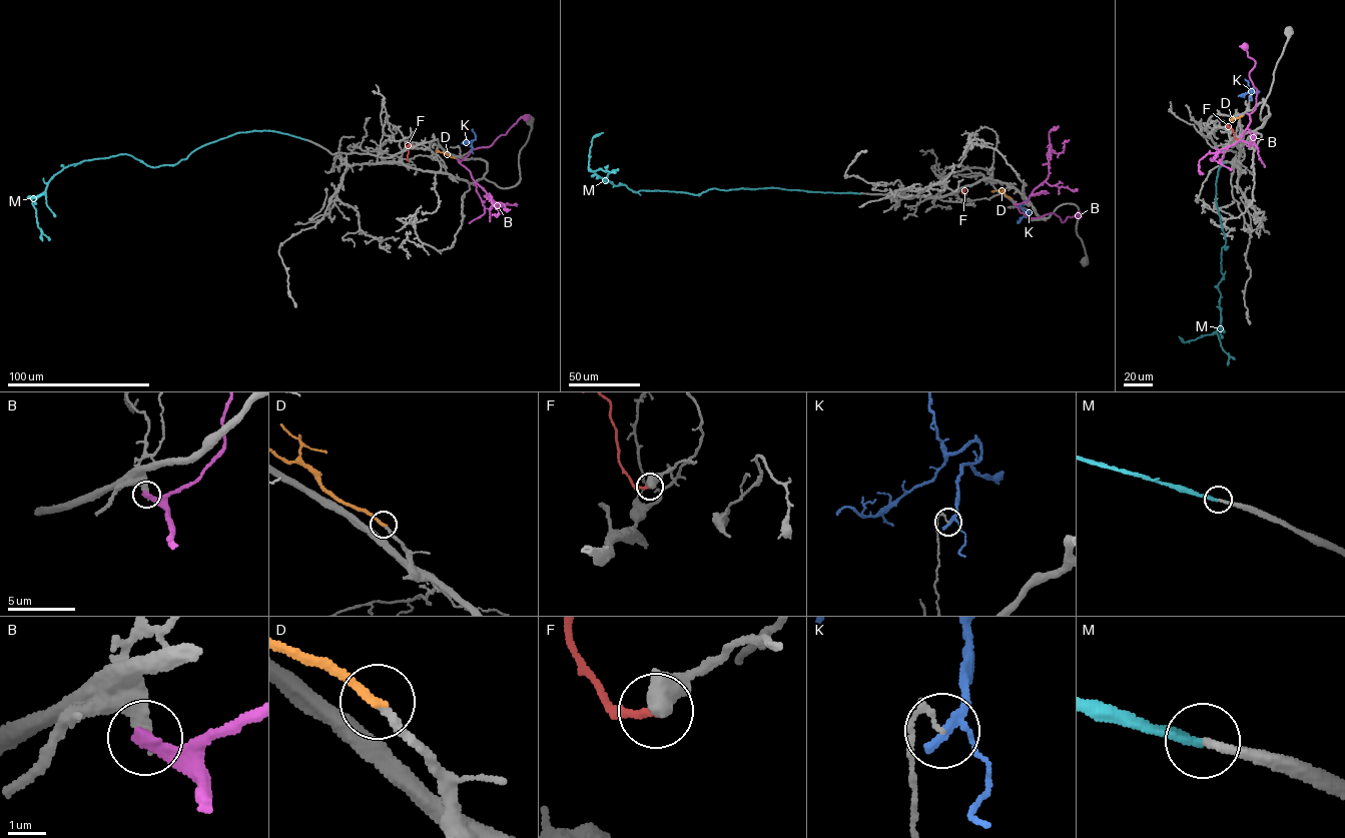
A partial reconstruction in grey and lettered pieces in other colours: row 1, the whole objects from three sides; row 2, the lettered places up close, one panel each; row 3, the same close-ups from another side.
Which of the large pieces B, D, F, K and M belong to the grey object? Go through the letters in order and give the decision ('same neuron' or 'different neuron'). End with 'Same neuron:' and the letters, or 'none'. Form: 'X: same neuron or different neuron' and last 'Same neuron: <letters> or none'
B: different neuron
D: same neuron
F: different neuron
K: different neuron
M: different neuron
Same neuron: D

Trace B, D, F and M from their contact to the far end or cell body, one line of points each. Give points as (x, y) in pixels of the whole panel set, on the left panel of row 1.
B: (458, 158), (475, 182), (492, 196), (492, 203), (499, 213), (492, 215)
D: (455, 158), (436, 150)
F: (408, 161), (409, 146)
M: (305, 139), (253, 130), (204, 145), (173, 165), (150, 166), (126, 154), (84, 160), (27, 198), (44, 194)

